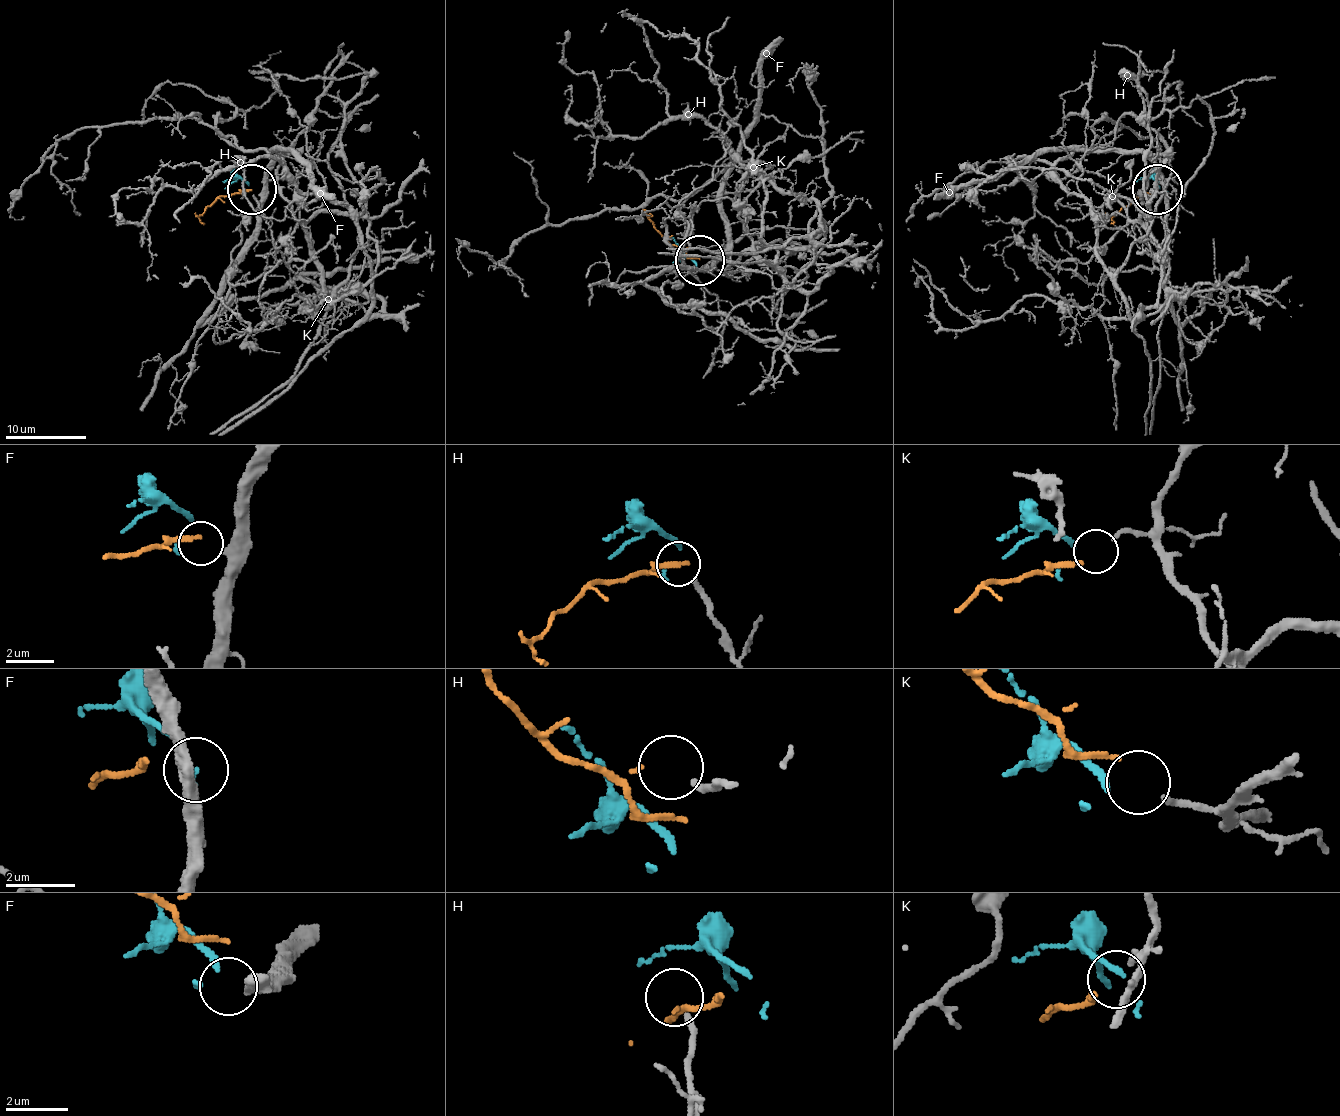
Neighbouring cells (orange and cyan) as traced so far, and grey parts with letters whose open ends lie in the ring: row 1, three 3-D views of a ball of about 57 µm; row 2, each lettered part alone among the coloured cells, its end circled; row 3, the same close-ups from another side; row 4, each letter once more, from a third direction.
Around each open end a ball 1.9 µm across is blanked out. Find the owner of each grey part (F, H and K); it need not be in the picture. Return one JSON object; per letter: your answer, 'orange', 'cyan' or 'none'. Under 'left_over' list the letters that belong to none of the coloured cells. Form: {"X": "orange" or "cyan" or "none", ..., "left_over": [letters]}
{"F": "cyan", "H": "none", "K": "orange", "left_over": ["H"]}

